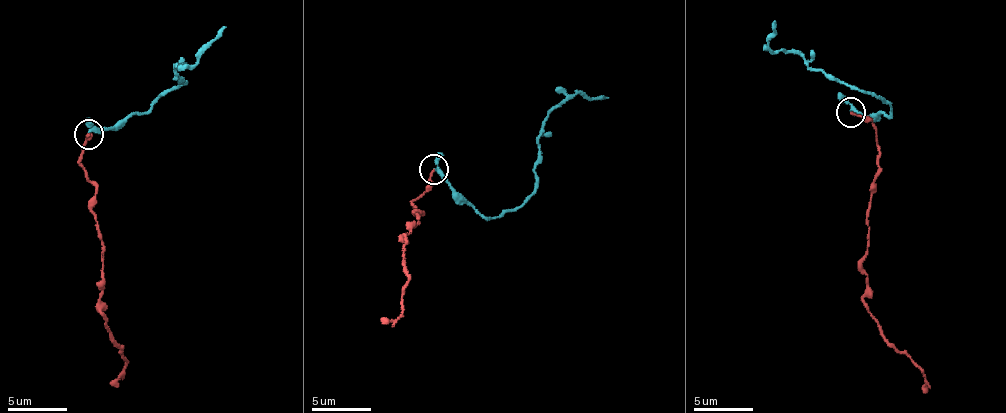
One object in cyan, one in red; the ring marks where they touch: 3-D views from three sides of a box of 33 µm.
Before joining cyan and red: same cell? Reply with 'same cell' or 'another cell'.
another cell

